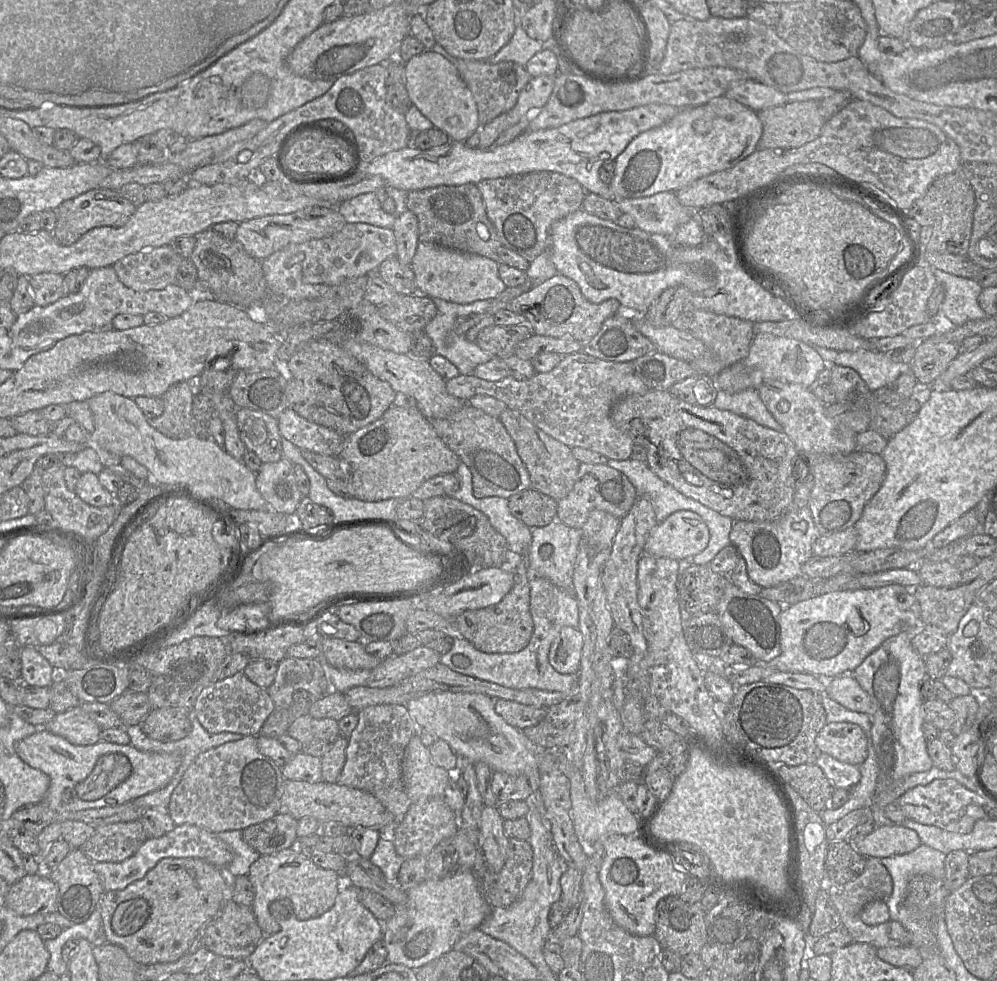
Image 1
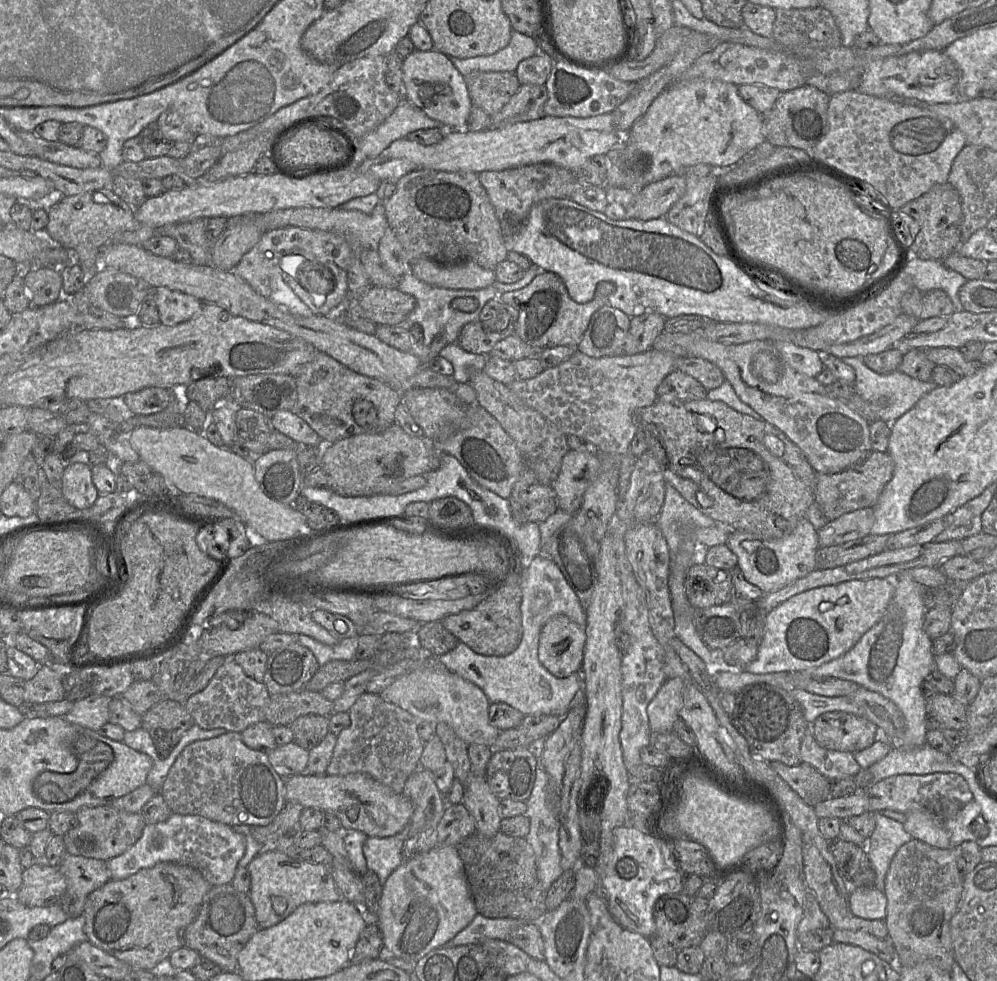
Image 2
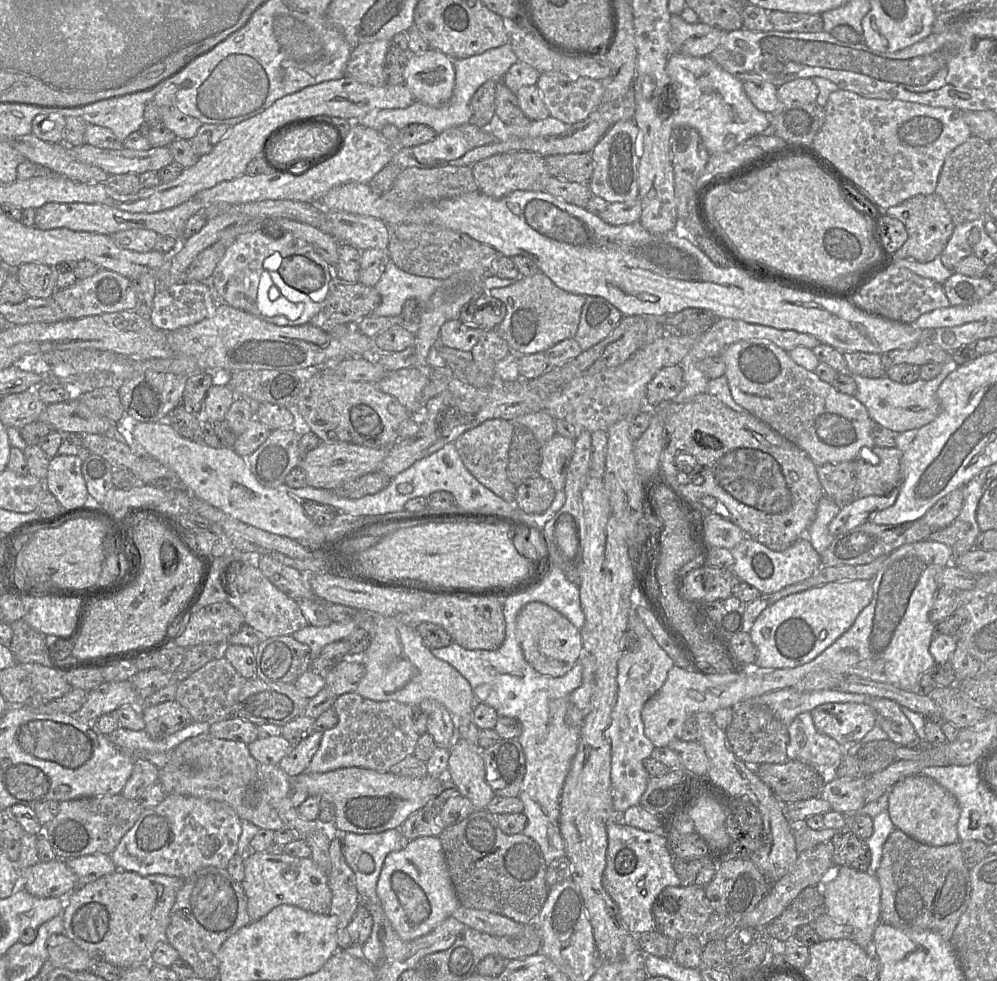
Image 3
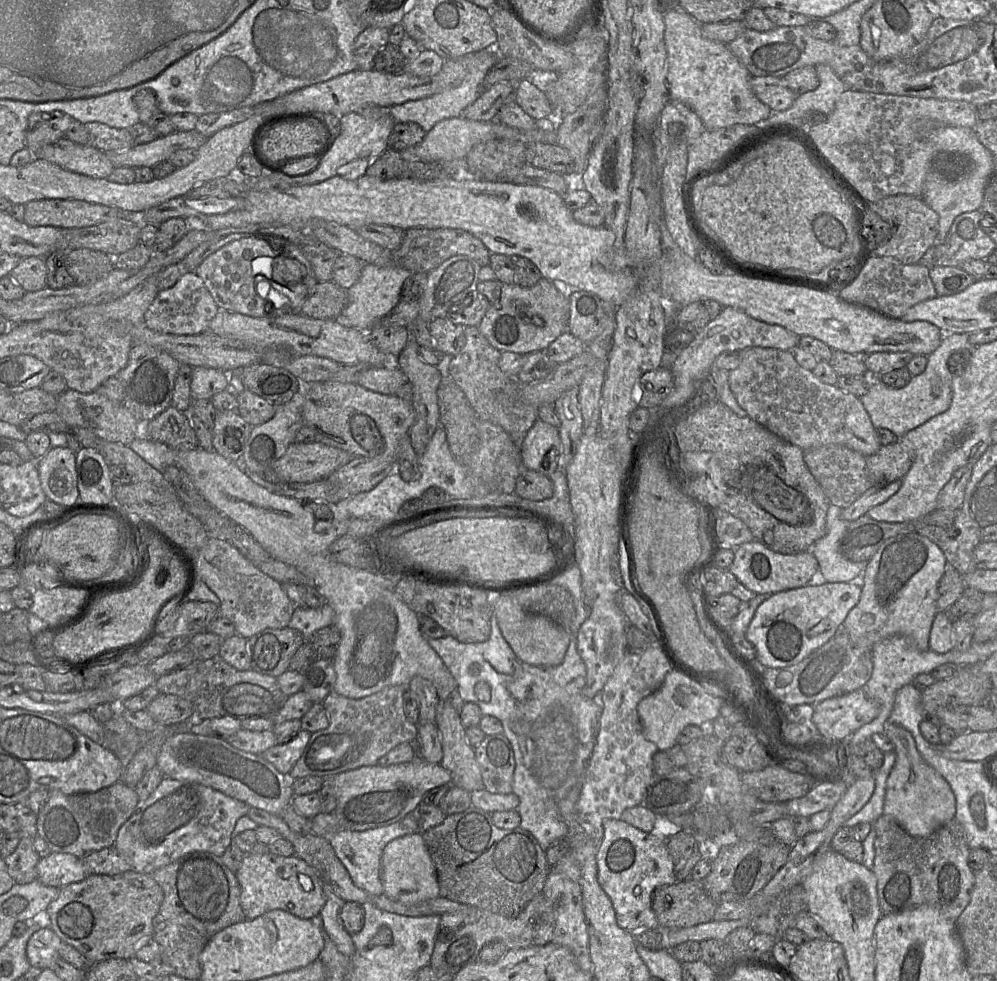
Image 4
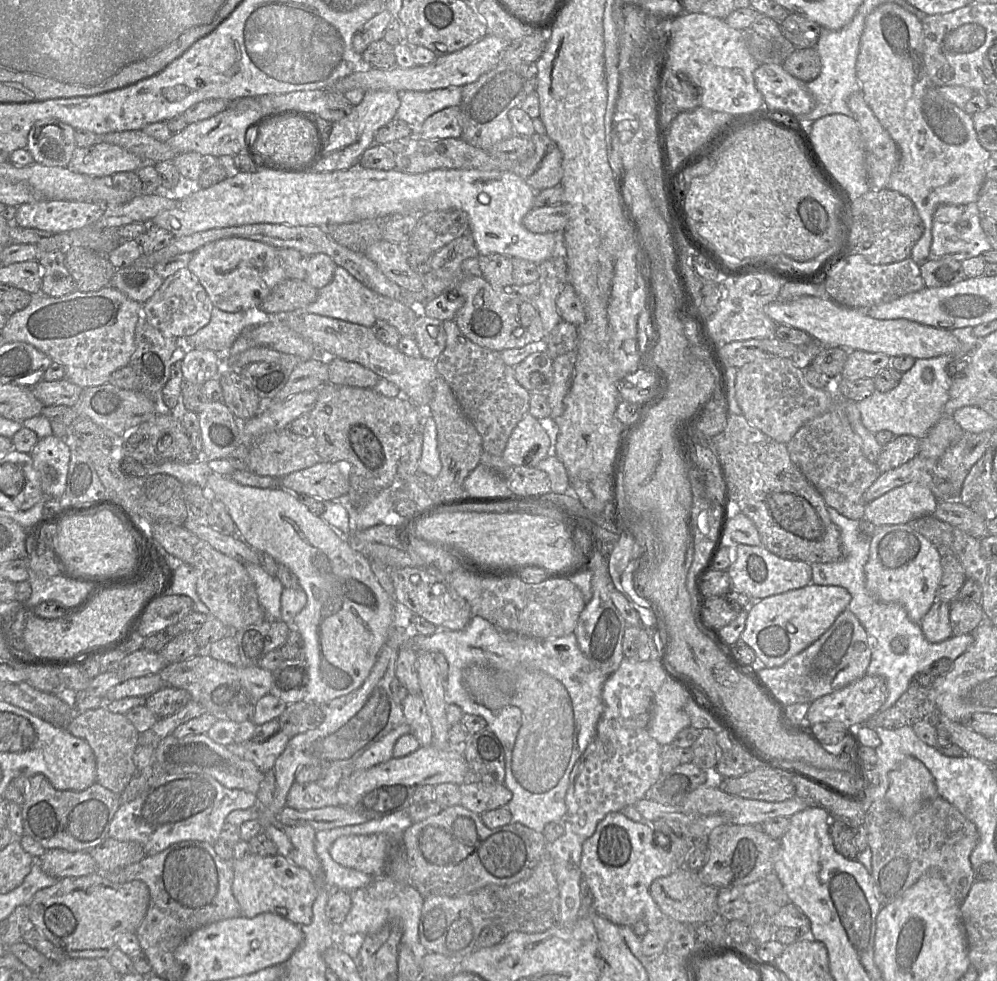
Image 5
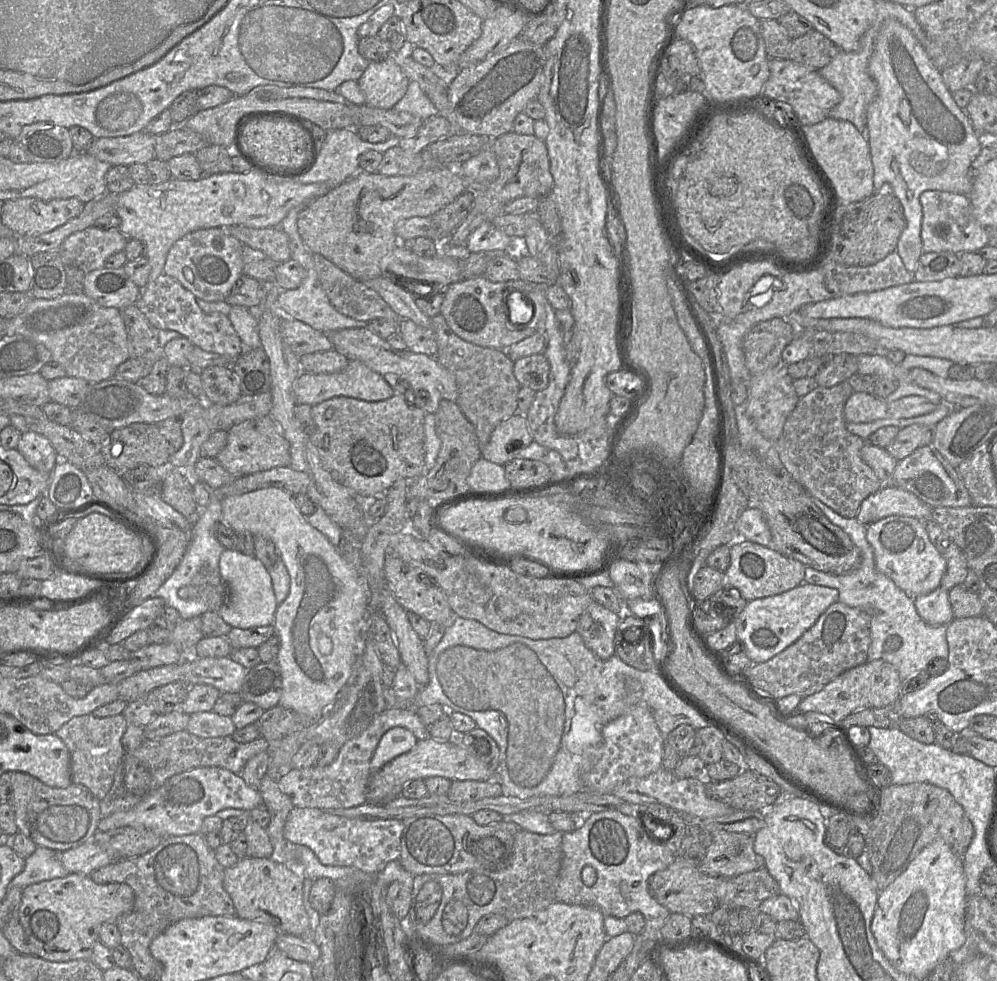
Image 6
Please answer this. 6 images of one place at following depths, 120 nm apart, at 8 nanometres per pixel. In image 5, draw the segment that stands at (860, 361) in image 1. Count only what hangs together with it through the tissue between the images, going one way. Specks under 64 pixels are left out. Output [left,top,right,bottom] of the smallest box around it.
[857,326,979,439]

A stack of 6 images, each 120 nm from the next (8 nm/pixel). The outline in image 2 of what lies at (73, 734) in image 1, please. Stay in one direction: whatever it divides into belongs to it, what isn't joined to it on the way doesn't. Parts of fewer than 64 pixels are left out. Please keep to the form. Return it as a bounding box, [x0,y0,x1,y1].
[65,695,112,731]

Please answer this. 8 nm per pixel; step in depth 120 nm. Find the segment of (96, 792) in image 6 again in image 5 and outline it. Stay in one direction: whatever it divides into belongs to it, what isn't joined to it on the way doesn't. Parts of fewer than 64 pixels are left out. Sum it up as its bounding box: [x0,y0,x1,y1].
[66,706,140,794]

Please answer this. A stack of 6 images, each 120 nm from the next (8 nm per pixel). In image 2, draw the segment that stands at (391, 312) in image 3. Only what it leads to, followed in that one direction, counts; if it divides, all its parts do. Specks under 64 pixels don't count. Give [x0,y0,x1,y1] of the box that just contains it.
[397,273,499,383]

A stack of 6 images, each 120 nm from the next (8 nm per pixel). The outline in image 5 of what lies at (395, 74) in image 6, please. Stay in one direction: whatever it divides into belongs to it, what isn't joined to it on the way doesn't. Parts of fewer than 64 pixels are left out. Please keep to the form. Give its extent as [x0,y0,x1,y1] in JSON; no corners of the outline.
[314,90,400,172]

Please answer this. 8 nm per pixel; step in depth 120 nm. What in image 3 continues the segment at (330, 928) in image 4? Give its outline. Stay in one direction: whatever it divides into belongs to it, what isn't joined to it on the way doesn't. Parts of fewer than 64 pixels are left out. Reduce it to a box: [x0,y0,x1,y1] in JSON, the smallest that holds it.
[328,838,361,950]

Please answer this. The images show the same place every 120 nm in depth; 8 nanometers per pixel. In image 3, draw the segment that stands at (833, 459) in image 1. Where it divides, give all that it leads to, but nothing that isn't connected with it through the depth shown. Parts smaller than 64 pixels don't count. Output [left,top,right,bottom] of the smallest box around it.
[854,447,902,500]

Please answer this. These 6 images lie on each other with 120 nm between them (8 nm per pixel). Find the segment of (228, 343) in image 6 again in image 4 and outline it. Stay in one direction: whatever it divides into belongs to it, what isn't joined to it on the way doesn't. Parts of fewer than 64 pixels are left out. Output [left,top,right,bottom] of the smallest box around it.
[144,271,218,335]

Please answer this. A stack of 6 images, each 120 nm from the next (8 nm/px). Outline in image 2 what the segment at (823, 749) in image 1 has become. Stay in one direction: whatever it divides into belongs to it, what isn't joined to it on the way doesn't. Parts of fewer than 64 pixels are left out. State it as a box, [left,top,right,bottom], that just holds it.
[811,711,879,754]

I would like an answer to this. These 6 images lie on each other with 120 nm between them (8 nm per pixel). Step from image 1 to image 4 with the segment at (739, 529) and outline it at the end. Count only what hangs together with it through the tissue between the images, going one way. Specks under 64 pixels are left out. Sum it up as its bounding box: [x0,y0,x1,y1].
[728,540,819,594]

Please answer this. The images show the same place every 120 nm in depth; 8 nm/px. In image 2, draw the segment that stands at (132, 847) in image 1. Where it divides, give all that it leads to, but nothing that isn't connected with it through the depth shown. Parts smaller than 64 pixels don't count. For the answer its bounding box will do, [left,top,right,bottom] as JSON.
[63,805,146,861]

